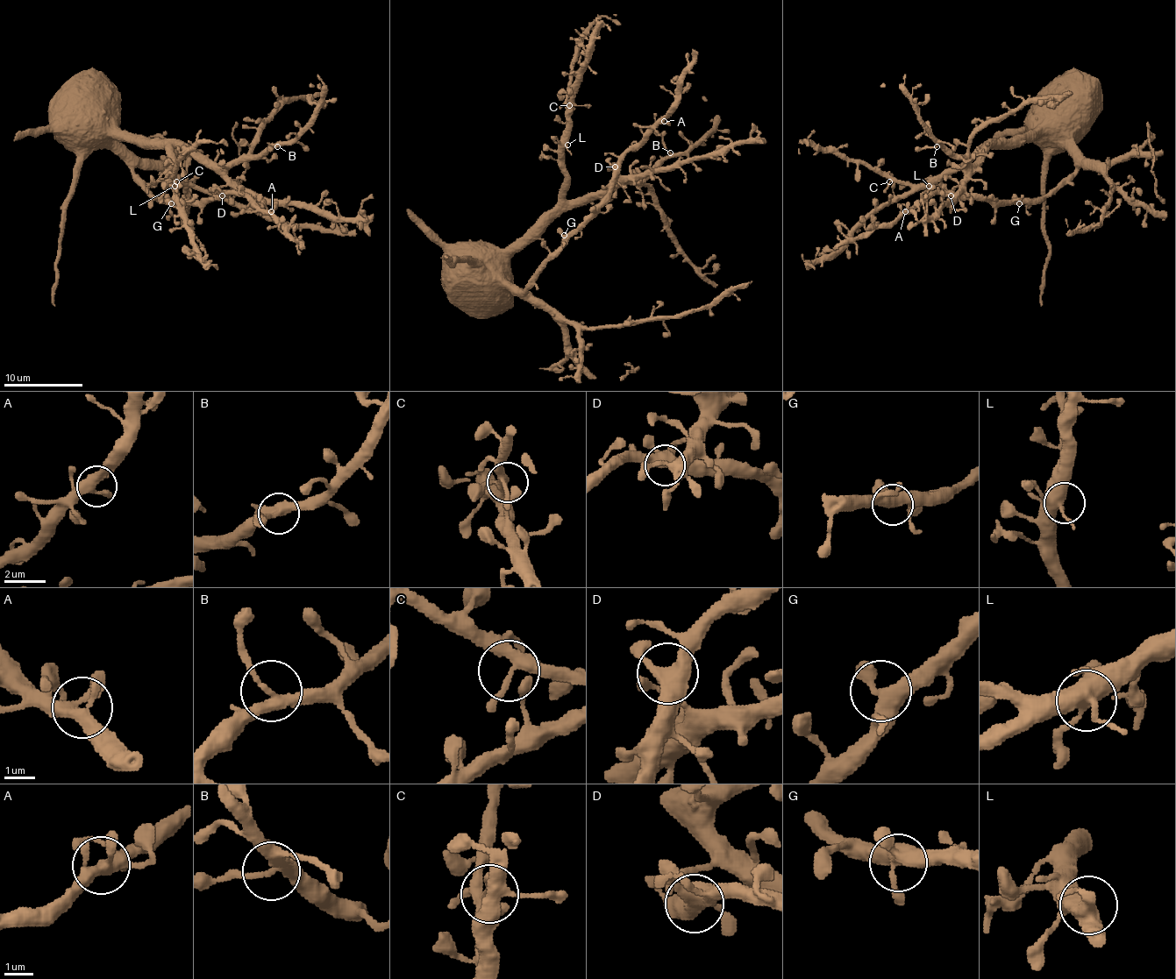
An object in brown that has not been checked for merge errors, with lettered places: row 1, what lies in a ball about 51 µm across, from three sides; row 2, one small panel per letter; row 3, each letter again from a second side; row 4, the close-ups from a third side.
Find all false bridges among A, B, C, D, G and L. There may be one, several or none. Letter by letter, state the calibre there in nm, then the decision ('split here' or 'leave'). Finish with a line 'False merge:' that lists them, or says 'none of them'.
A: 380 nm thick; leave
B: 300 nm thick; leave
C: 280 nm thick; leave
D: 500 nm thick; leave
G: 400 nm thick; leave
L: 440 nm thick; leave
False merge: none of them

